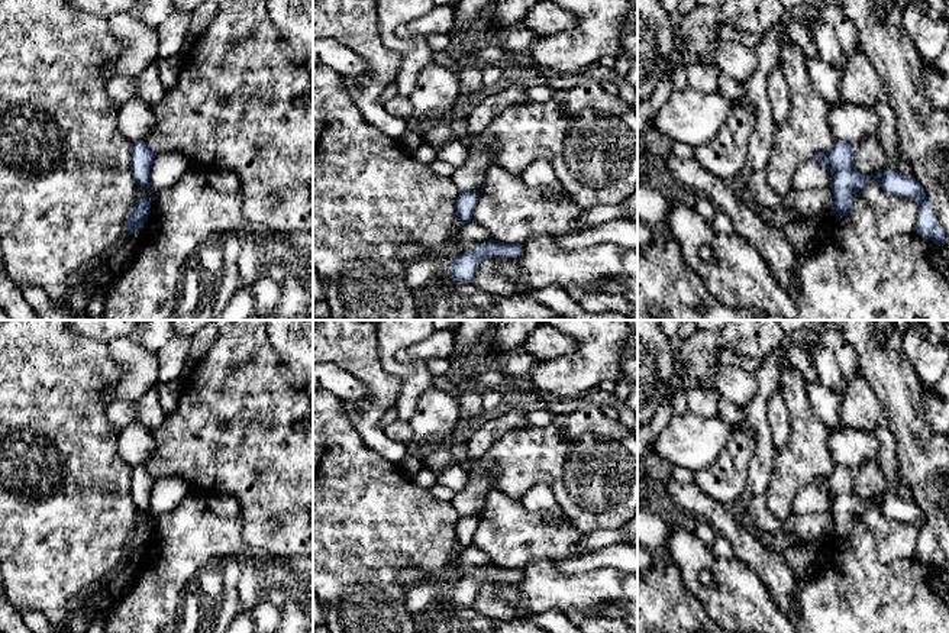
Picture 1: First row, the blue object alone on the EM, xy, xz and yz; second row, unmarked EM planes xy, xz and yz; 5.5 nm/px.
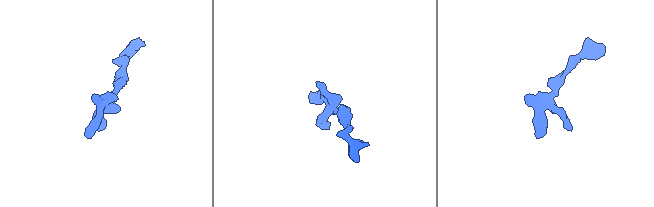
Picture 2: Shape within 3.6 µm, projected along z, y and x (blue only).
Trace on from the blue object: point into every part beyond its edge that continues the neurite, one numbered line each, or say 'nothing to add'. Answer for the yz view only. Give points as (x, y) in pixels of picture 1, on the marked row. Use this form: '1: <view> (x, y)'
nothing to add

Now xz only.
nothing to add

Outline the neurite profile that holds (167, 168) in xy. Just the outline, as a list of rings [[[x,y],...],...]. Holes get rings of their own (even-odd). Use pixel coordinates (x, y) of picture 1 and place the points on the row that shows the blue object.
[[[156,154],[149,174],[151,187],[158,190],[172,185],[190,165],[190,159],[183,154]]]

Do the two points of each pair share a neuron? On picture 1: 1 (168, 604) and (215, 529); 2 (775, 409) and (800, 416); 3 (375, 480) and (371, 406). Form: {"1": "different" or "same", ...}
{"1": "same", "2": "different", "3": "different"}

